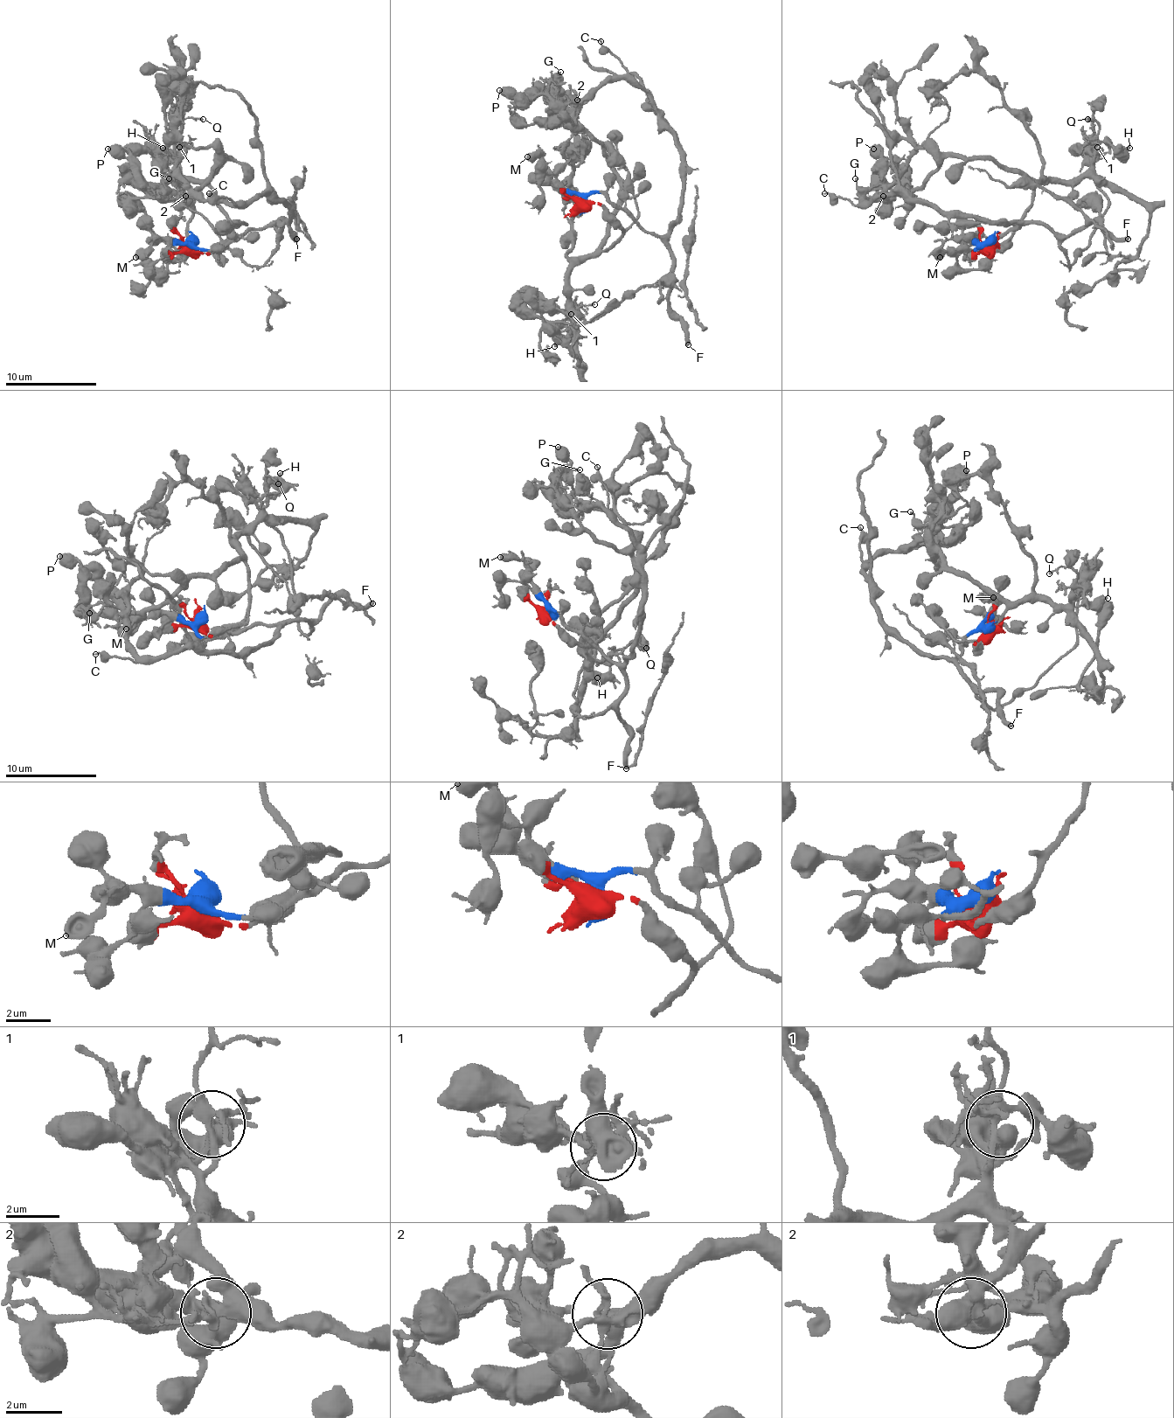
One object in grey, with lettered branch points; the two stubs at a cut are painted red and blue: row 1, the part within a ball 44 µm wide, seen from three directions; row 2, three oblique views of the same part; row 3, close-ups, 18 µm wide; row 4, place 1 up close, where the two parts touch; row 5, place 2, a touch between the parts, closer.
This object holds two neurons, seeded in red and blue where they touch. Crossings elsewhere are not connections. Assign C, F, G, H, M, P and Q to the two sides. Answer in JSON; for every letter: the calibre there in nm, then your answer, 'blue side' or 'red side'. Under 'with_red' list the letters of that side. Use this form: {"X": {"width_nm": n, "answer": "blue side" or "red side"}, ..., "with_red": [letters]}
{"C": {"width_nm": 240, "answer": "blue side"}, "F": {"width_nm": 400, "answer": "blue side"}, "G": {"width_nm": 110, "answer": "red side"}, "H": {"width_nm": 400, "answer": "red side"}, "M": {"width_nm": 600, "answer": "blue side"}, "P": {"width_nm": 650, "answer": "blue side"}, "Q": {"width_nm": 100, "answer": "red side"}, "with_red": ["G", "H", "Q"]}

